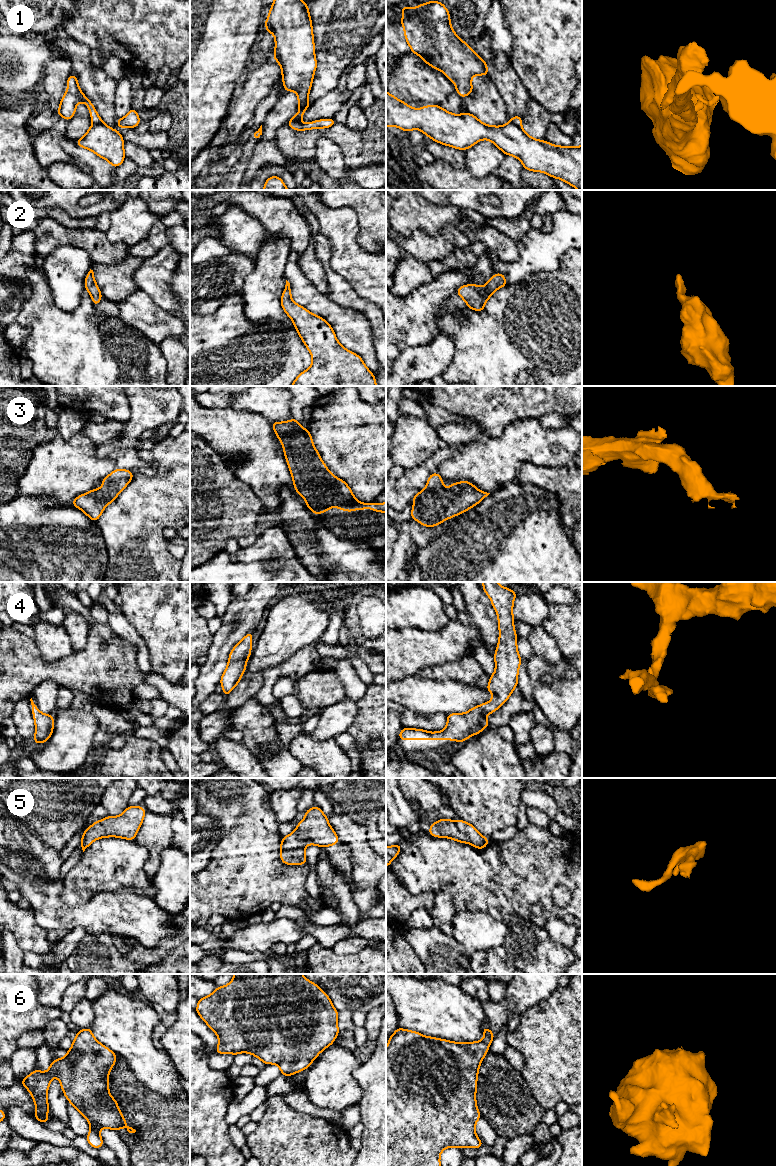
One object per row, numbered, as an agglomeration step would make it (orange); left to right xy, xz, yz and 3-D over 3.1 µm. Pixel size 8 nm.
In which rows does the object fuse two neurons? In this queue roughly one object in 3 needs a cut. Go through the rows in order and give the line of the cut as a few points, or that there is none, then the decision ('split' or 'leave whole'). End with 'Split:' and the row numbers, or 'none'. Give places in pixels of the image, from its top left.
1: yz (510, 120), (520, 127) | split
2: no cut | leave whole
3: no cut | leave whole
4: no cut | leave whole
5: no cut | leave whole
6: no cut | leave whole
Split: 1

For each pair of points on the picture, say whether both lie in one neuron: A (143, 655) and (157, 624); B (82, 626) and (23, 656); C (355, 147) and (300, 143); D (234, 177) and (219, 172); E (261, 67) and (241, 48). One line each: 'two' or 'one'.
A: two
B: two
C: one
D: two
E: two

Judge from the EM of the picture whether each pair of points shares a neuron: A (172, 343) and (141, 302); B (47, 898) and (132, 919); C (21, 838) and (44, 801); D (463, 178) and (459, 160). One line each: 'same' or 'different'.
A: different
B: same
C: different
D: different

